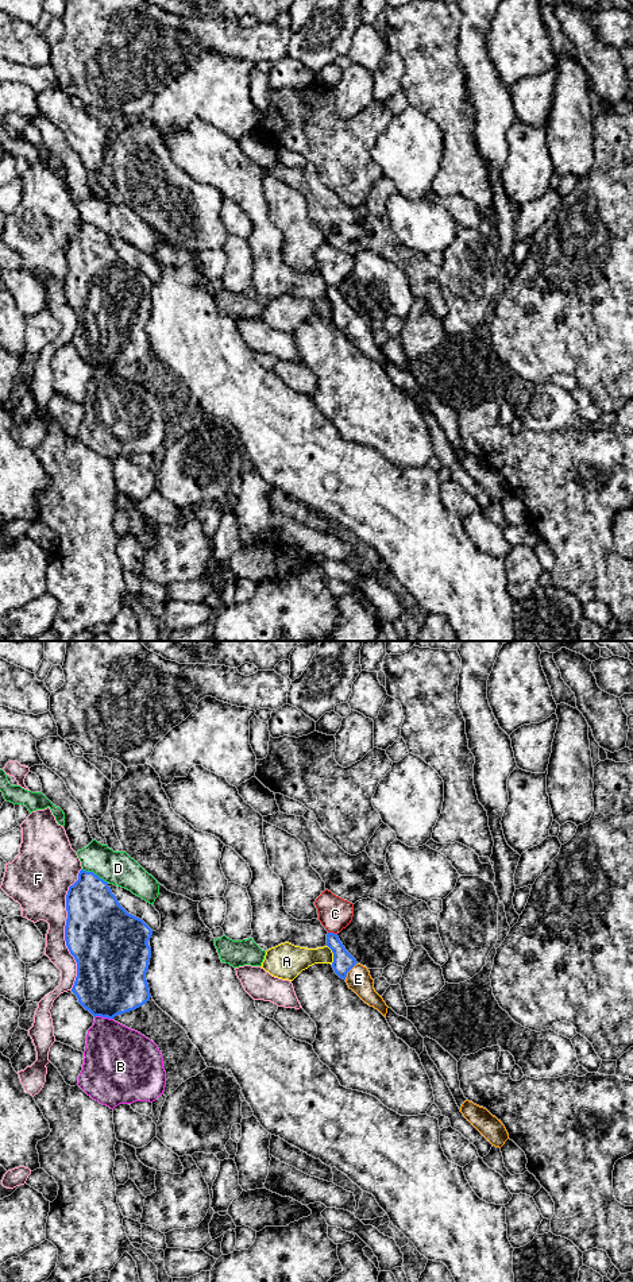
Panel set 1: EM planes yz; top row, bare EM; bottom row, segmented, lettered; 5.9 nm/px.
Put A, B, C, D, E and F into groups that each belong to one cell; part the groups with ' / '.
A / B / C / D / E / F

